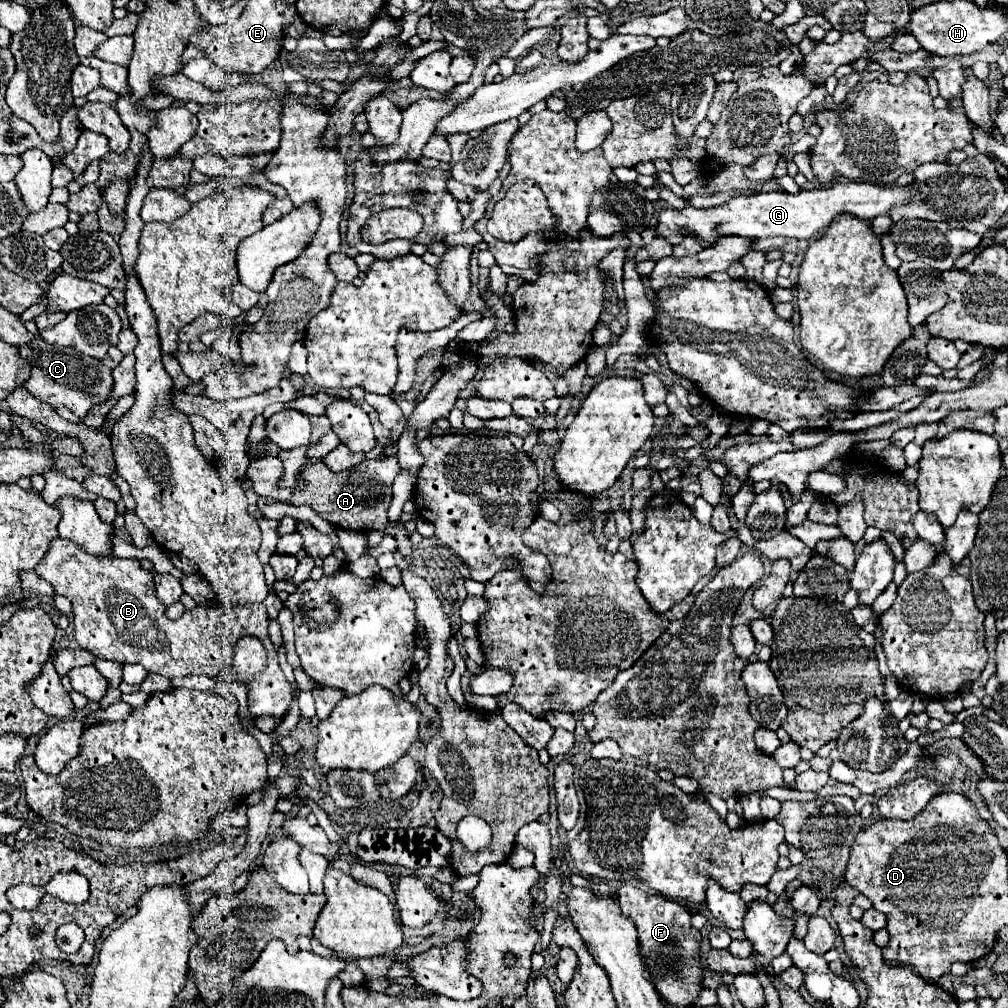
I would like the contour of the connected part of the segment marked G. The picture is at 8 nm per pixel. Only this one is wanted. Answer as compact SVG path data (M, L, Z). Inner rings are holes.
M835 182L827 188L815 190L801 190L799 194L791 196L787 192L765 192L753 196L737 196L729 202L705 210L697 210L693 206L685 206L681 210L667 208L659 214L657 236L665 238L671 246L683 242L685 236L695 236L705 242L717 242L721 236L743 236L749 240L755 238L797 238L807 240L823 232L831 220L841 214L853 214L861 220L873 220L879 214L889 214L893 206L903 206L909 200L907 186L875 186L865 182Z

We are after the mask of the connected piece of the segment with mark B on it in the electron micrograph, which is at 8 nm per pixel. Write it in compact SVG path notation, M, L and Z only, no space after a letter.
M57 538L51 544L47 556L35 570L53 586L55 594L69 598L73 604L77 644L101 660L121 664L139 662L147 672L161 674L169 680L206 675L221 682L236 681L238 677L232 673L232 668L235 668L237 640L241 636L257 636L267 650L267 666L257 676L245 680L249 690L249 712L253 716L283 716L287 712L291 704L291 684L285 680L277 652L269 640L267 612L263 604L241 608L227 608L221 604L211 608L193 608L189 610L189 618L169 620L163 604L159 604L155 596L153 574L143 570L139 560L95 556L63 538Z

